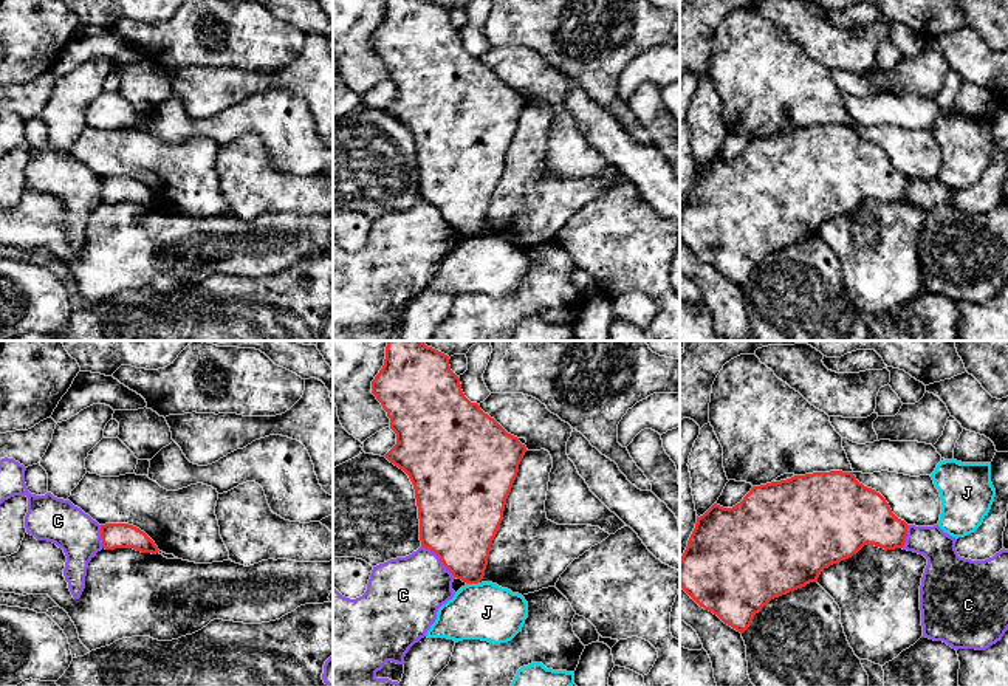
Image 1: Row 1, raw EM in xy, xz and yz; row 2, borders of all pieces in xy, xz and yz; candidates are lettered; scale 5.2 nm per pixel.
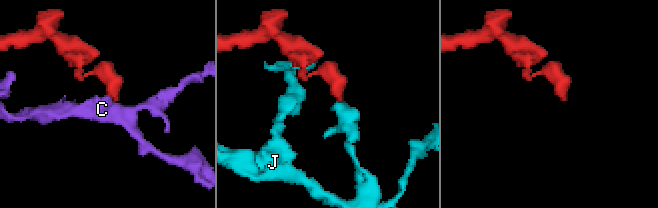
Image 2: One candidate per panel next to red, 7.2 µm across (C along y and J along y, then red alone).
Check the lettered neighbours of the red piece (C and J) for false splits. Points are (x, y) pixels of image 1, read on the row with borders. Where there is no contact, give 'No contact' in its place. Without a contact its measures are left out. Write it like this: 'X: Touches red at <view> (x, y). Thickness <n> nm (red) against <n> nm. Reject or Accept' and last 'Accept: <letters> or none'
C: Touches red at xz (440, 559). Thickness 420 nm (red) against 380 nm. Reject
J: Touches red at xz (473, 583). Thickness 320 nm (red) against 300 nm. Reject
Accept: none

